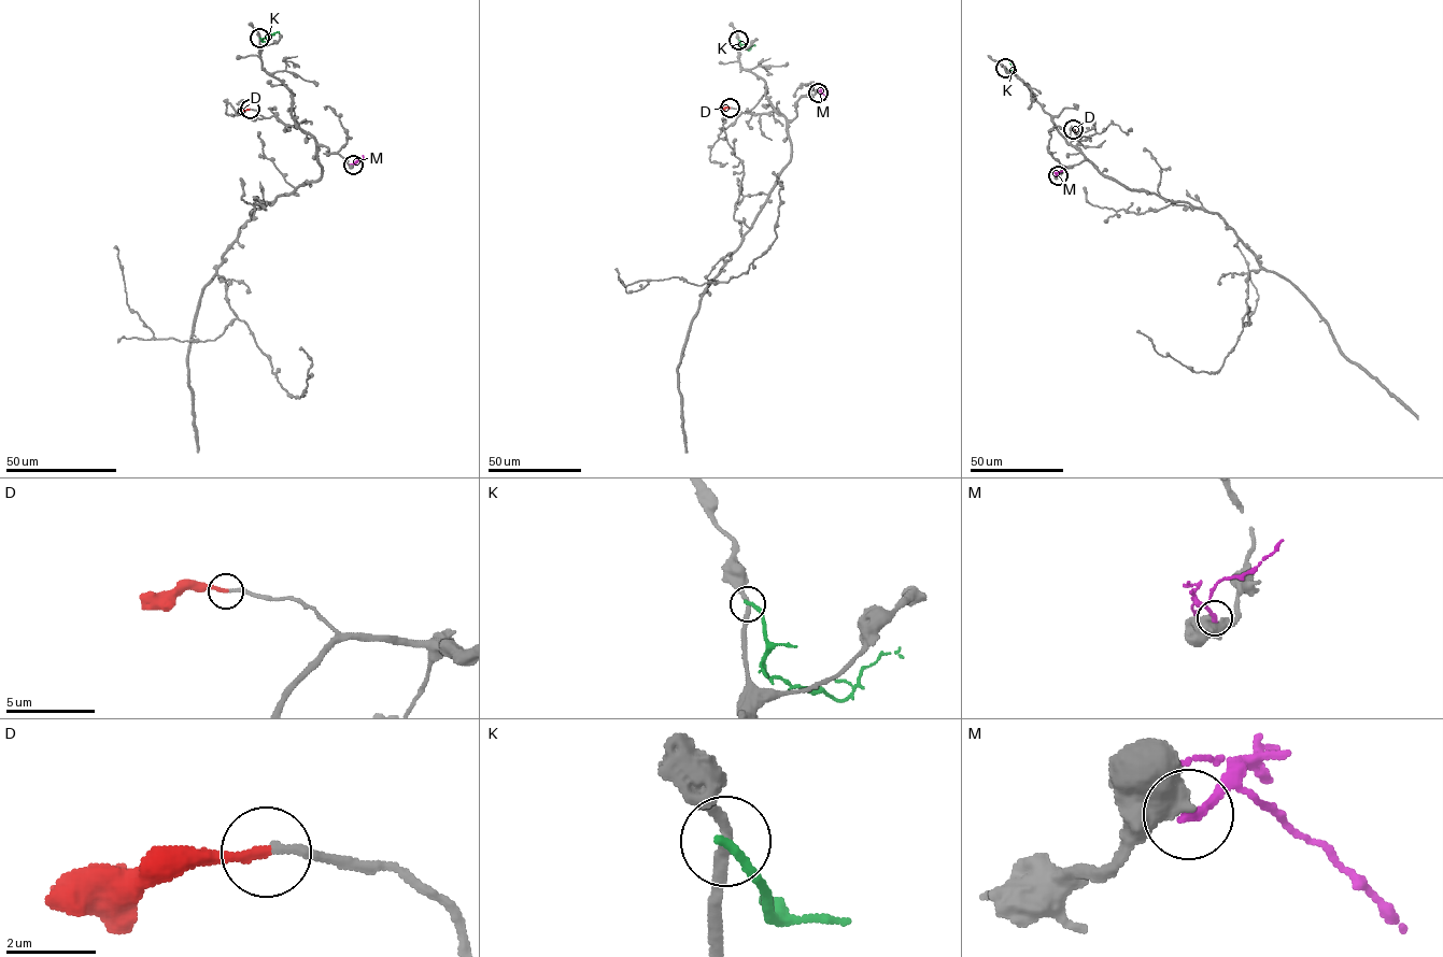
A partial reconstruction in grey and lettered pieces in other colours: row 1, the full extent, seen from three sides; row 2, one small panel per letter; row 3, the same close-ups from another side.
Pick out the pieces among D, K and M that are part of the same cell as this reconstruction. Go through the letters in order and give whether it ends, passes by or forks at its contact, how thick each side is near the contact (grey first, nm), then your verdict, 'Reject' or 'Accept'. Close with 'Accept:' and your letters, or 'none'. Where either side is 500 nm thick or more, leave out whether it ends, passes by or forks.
D: It ends there. Thickness 200 nm (grey) against 240 nm. Accept
K: It ends there. Thickness 240 nm (grey) against 200 nm. Reject
M: Thickness 650 nm (grey) against 260 nm. Reject
Accept: D

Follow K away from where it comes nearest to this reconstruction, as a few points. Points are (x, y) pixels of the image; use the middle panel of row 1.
K: (738, 40), (744, 48), (749, 51), (755, 45)

